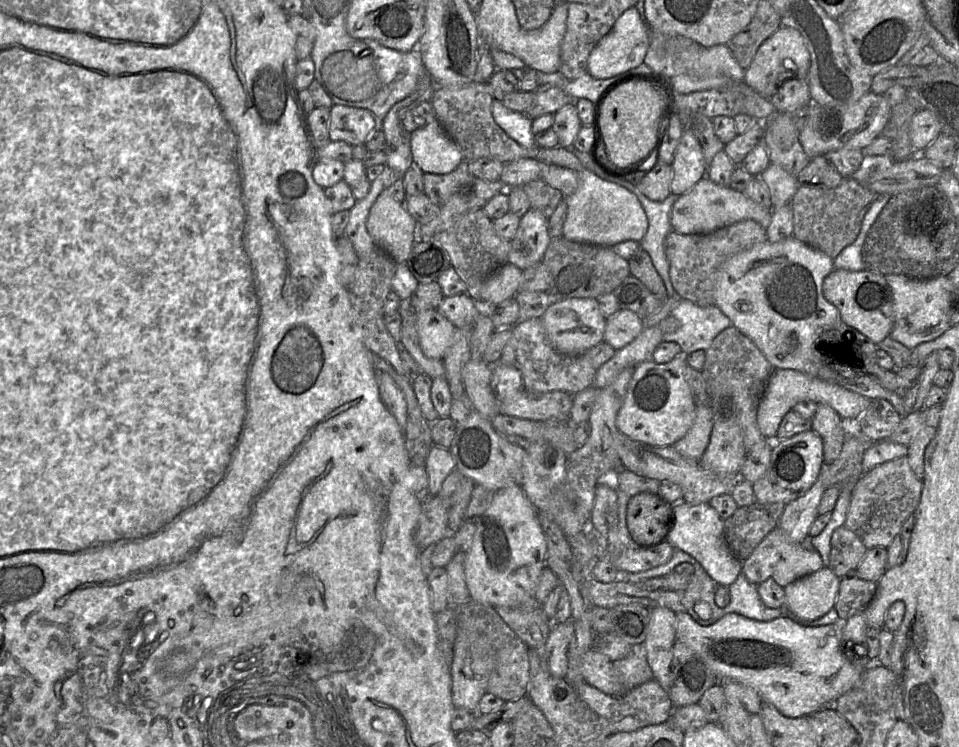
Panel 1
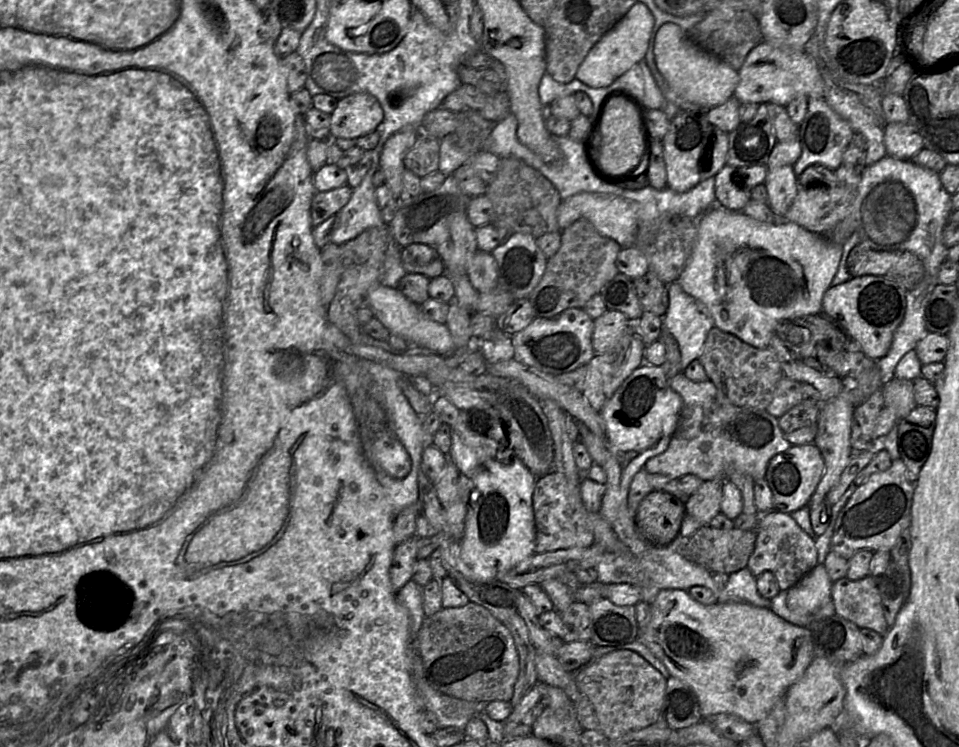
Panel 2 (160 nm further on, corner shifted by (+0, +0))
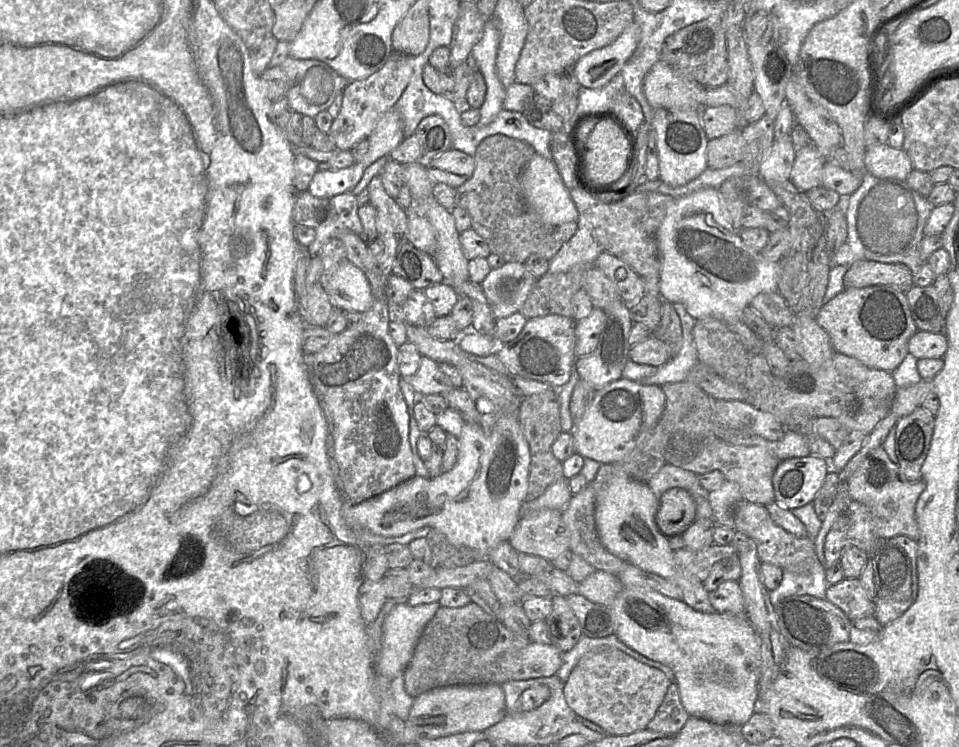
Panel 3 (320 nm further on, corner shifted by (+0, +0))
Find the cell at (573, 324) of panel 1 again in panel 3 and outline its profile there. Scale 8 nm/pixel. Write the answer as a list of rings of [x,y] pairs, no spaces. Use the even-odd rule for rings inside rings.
[[[556,314],[527,319],[516,338],[498,343],[497,357],[512,373],[548,383],[558,389],[569,380],[577,359],[575,327],[574,318]]]

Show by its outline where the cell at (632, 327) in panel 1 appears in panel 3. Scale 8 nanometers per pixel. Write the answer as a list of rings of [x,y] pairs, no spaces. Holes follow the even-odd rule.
[[[594,308],[588,317],[576,321],[575,353],[577,357],[595,350],[605,324],[606,314],[602,308]]]

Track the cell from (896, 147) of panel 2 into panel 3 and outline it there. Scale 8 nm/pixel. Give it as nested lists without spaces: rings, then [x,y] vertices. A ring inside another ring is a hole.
[[[888,144],[867,147],[865,154],[866,172],[877,178],[906,180],[913,170],[911,160],[902,148]]]

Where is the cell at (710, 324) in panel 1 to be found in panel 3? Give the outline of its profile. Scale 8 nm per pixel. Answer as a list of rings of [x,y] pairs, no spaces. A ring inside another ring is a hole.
[[[672,303],[682,327],[683,341],[679,353],[661,365],[657,372],[640,382],[662,386],[666,383],[680,382],[687,379],[691,369],[698,363],[698,353],[693,340],[693,327],[696,323],[681,303]]]

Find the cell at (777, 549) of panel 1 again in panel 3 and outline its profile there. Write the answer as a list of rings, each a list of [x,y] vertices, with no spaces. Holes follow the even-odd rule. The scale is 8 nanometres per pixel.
[[[741,501],[733,508],[734,529],[745,533],[757,546],[761,562],[770,563],[793,573],[808,570],[806,560],[816,554],[814,540],[809,536],[796,537],[771,519],[766,507],[761,504]]]

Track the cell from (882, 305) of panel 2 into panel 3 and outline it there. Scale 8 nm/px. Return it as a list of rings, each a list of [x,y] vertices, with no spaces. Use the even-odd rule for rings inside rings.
[[[888,285],[845,288],[824,303],[815,320],[828,334],[835,353],[891,373],[908,354],[909,339],[918,331],[905,292]]]

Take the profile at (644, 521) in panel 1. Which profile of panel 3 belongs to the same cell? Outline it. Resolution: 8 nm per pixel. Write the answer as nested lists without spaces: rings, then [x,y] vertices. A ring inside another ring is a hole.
[[[673,487],[659,498],[656,524],[666,537],[682,535],[696,519],[696,503],[683,488]]]

